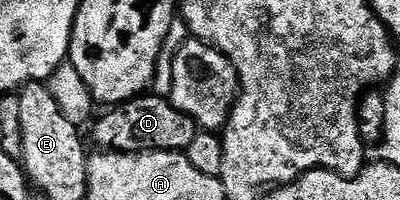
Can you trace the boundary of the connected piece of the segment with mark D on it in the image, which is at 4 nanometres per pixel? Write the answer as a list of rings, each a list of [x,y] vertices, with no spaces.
[[[142,94],[110,107],[106,116],[98,115],[93,128],[93,140],[101,150],[115,152],[147,152],[150,150],[184,150],[195,142],[198,127],[187,114],[183,114],[164,95]]]

